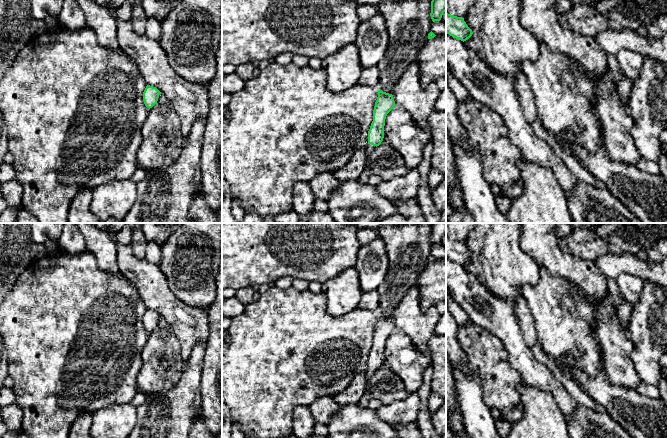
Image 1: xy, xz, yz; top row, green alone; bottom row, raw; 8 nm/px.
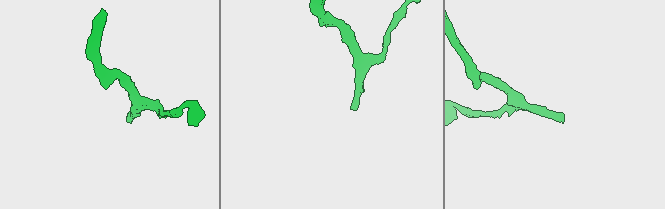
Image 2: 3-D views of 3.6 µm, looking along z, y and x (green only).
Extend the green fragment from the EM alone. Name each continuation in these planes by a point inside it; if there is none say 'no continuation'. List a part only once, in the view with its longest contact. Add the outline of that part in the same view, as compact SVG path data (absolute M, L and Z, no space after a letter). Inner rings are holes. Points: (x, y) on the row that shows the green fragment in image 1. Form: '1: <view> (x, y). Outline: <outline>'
1: xz (369, 149). Outline: M367 144L366 147L364 148L365 154L366 154L366 157L367 157L367 163L369 162L370 155L374 152L374 150L376 148L377 148L376 146L373 146L371 144Z

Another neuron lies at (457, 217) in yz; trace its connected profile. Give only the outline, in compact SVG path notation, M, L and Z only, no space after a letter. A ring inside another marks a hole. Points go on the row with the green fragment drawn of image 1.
M467 211L454 212L447 217L448 223L476 223L473 216Z

